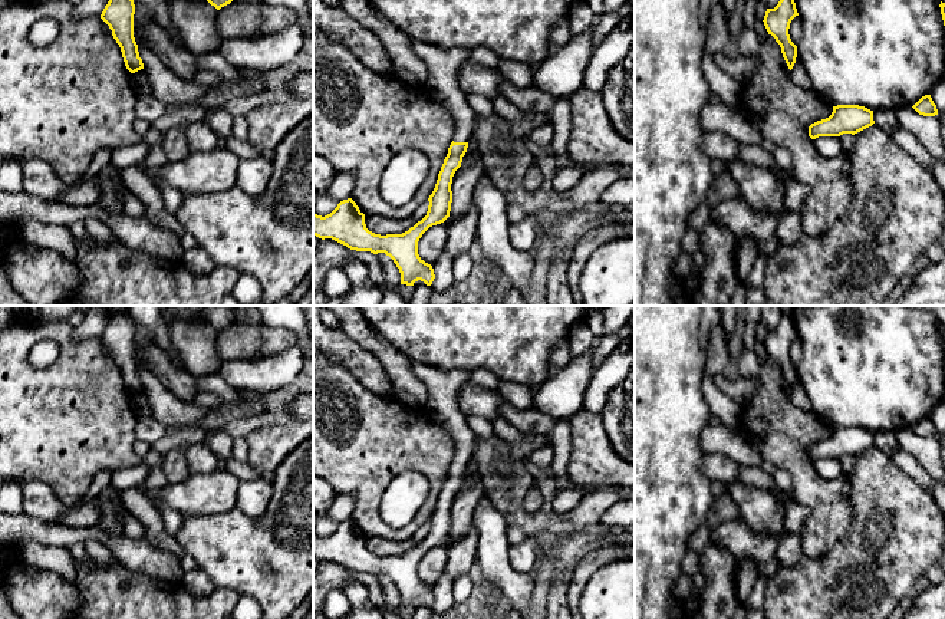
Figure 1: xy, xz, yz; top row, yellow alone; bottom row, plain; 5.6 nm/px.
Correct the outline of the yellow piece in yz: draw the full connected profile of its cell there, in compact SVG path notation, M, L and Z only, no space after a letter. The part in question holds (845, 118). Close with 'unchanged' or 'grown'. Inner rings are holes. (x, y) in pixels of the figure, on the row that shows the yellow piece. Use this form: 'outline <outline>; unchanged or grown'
outline M837 105L829 118L817 121L809 126L809 136L840 136L843 134L857 134L875 124L873 111L859 105Z; unchanged

